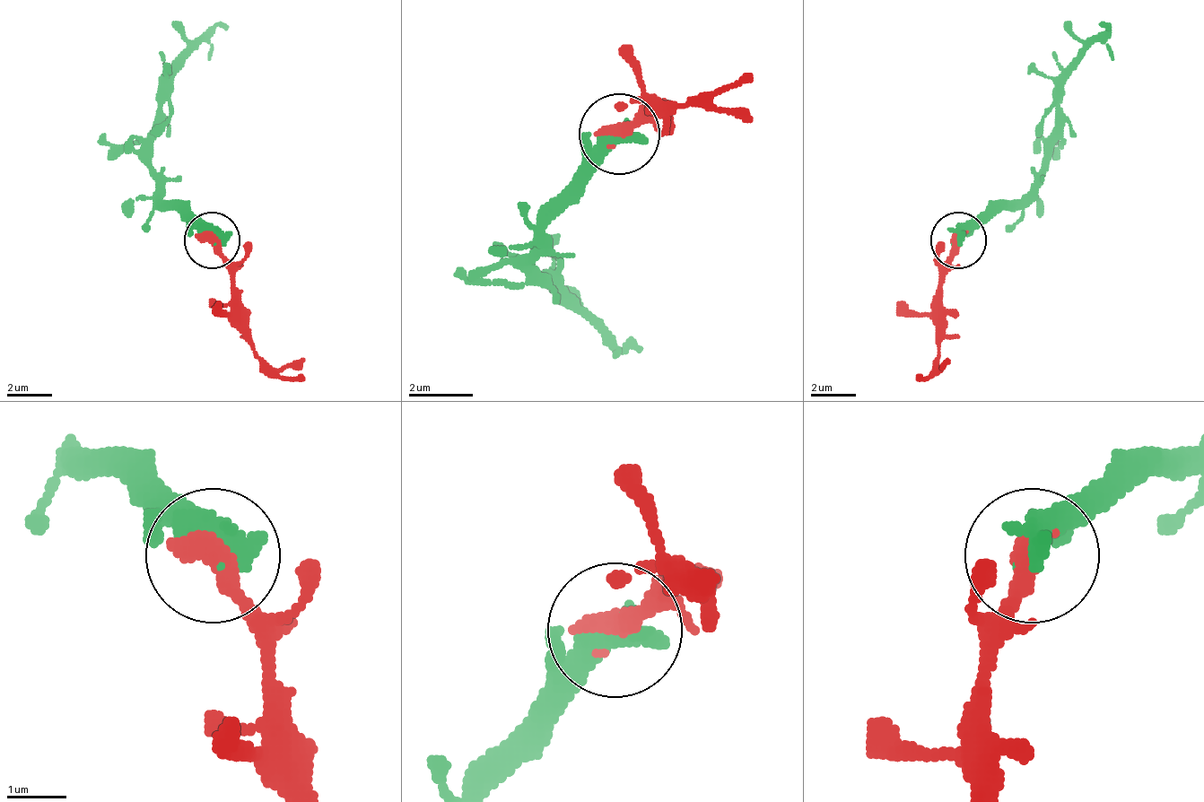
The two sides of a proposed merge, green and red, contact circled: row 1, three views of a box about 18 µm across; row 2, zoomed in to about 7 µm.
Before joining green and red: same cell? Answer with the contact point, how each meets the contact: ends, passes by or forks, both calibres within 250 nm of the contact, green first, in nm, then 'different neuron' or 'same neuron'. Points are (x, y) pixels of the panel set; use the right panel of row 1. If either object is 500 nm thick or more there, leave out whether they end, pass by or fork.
place (958, 239); calibres 550 and 460 nm; same neuron

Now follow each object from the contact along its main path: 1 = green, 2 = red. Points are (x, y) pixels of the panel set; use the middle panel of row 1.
1: (616, 136), (527, 257), (552, 274), (624, 346), (641, 354)
2: (616, 136), (649, 112), (705, 104), (754, 72)

